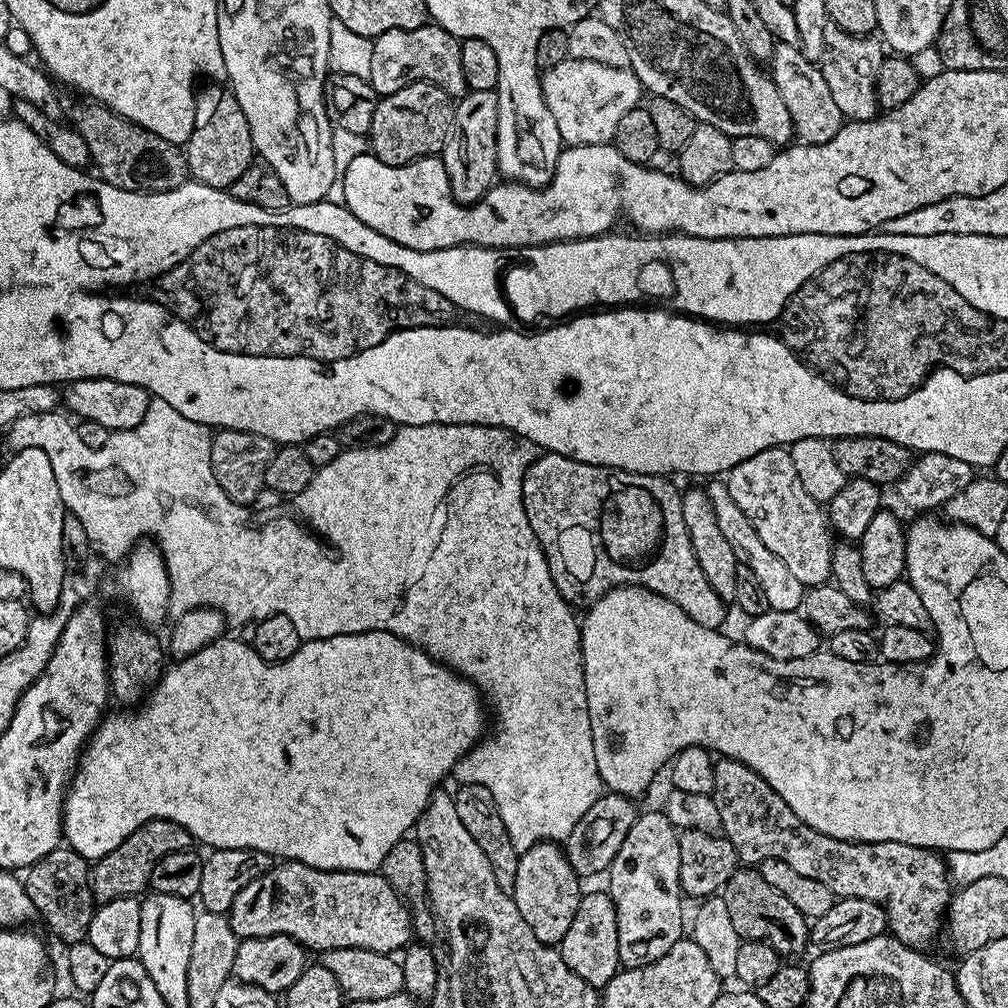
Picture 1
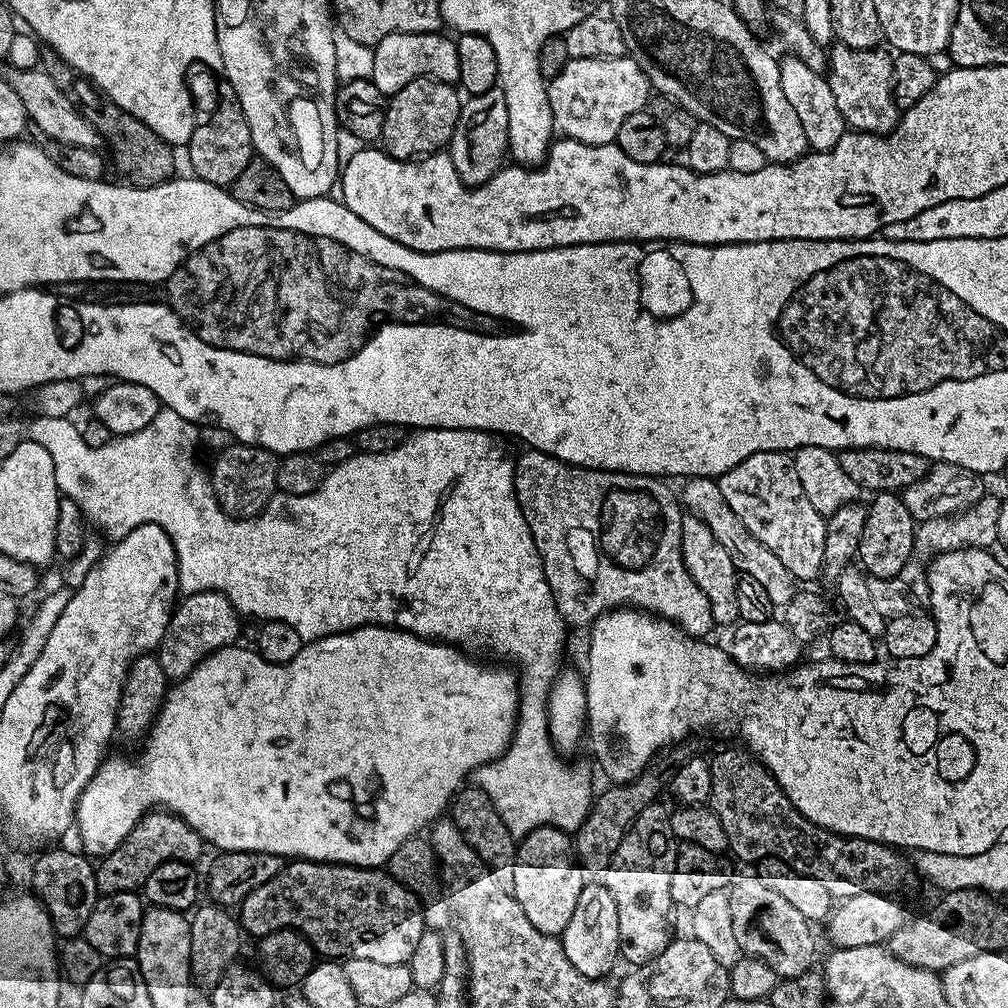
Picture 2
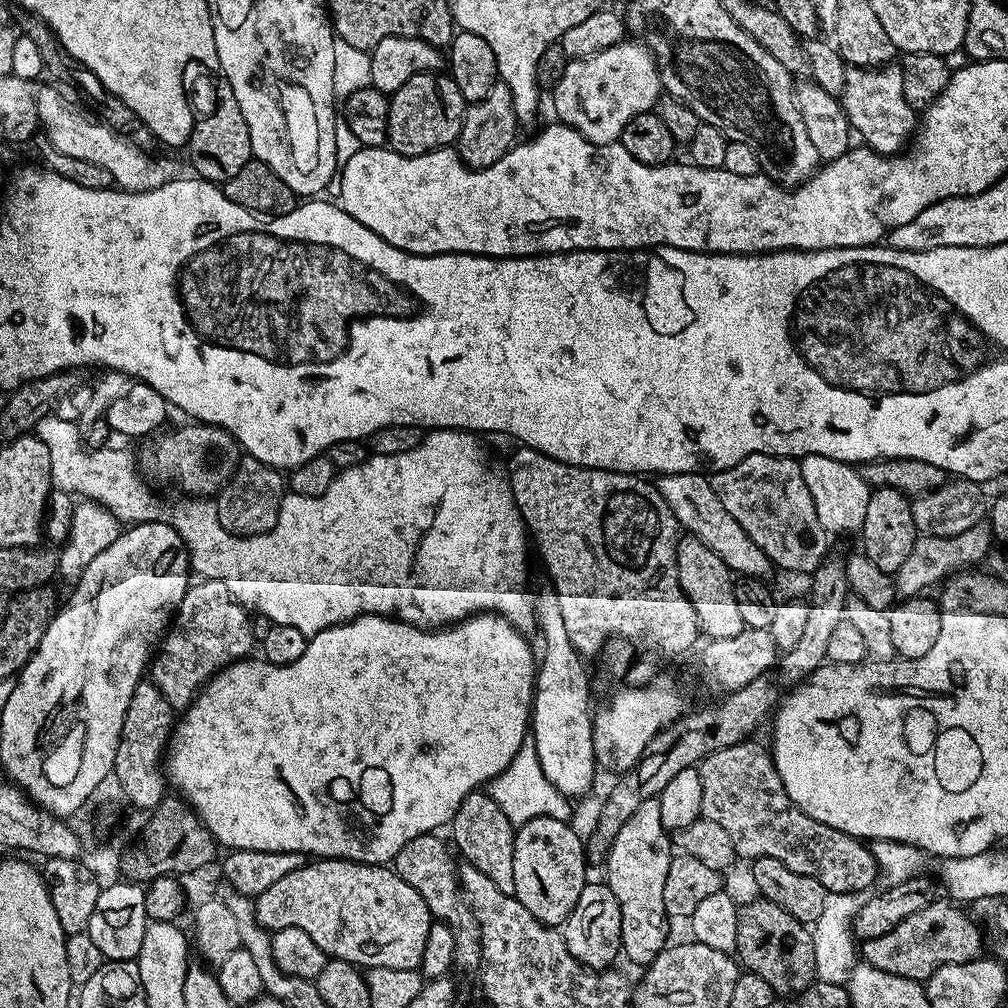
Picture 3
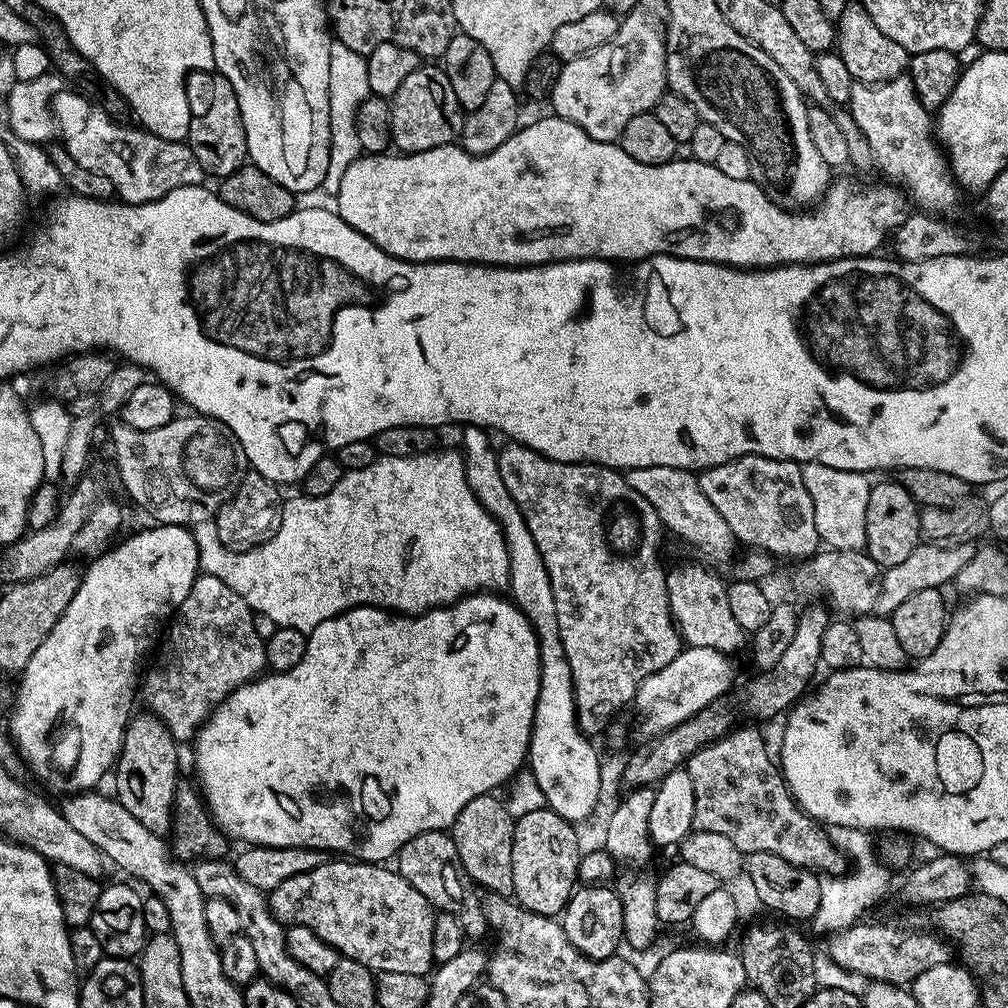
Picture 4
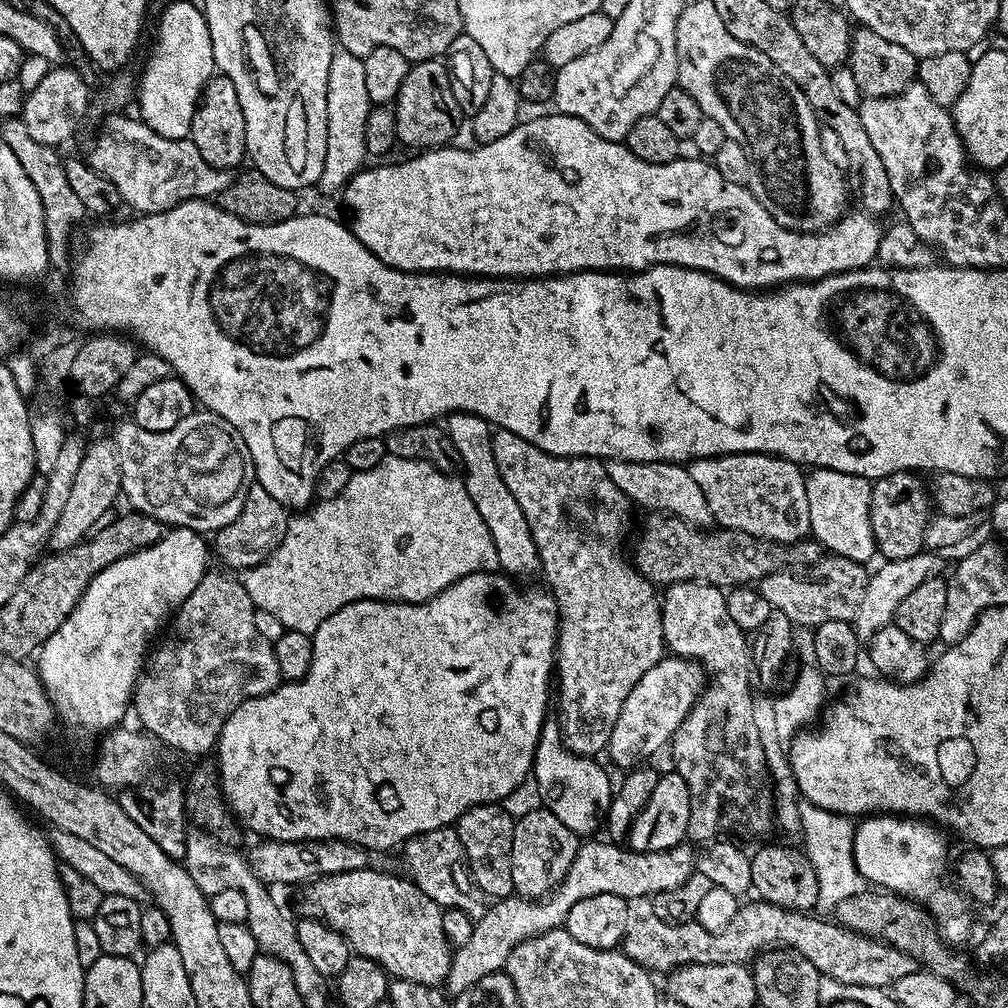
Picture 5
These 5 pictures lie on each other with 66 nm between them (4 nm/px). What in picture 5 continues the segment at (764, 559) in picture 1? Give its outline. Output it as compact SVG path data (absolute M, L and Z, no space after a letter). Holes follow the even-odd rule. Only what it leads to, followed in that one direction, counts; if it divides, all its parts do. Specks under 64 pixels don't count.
M614 460L607 465L608 477L633 505L644 507L644 510L666 512L670 516L682 518L697 528L707 529L713 523L710 506L706 506L706 497L698 487L698 482L690 478L687 467L682 464L666 462L626 462Z

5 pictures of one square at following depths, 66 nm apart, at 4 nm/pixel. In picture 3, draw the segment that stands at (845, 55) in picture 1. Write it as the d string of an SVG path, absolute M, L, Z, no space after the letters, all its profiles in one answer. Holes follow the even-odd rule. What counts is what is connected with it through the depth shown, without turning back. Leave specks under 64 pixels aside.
M893 62L871 70L849 66L846 70L846 84L838 99L848 123L852 125L853 133L859 139L861 136L864 139L861 141L881 156L897 155L911 141L918 127L917 109L904 103L899 63Z

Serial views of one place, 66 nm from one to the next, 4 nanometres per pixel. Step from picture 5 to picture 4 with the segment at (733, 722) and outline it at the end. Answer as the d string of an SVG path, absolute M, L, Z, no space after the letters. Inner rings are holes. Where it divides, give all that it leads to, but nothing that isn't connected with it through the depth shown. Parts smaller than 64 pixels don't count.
M684 564L668 572L668 601L672 618L680 629L681 641L687 647L713 648L725 654L733 654L743 644L745 647L746 633L730 610L727 592L726 580L700 564ZM733 727L728 735L688 758L686 767L690 782L694 782L693 829L722 834L745 854L778 854L778 858L814 873L835 873L838 849L831 835L800 810L779 763L768 753L768 744L756 729L759 727L748 727L752 728Z

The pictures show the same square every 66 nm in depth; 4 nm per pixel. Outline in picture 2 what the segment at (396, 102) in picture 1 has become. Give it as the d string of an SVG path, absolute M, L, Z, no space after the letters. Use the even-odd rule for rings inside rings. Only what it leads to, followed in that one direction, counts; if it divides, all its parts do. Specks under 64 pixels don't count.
M418 78L390 97L384 109L379 143L394 160L415 161L431 153L447 149L458 122L462 96L451 84L430 78Z

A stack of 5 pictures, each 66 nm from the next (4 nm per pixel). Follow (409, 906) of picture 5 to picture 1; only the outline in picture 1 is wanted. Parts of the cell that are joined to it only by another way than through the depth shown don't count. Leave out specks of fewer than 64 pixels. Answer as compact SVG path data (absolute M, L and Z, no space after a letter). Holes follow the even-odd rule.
M296 860L273 863L262 878L254 878L238 893L226 915L240 940L289 936L317 954L343 948L396 954L413 939L413 913L379 871L331 872Z

